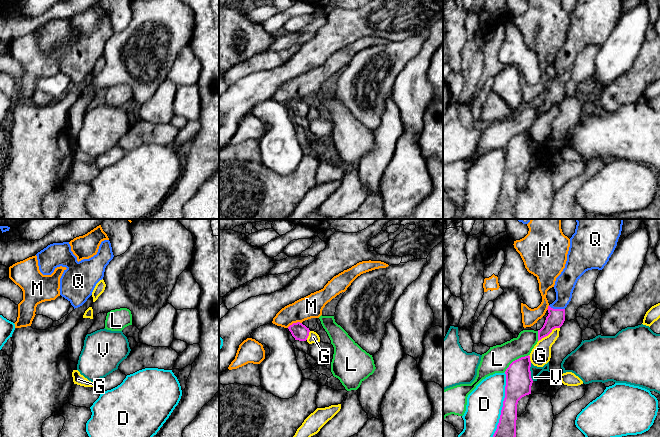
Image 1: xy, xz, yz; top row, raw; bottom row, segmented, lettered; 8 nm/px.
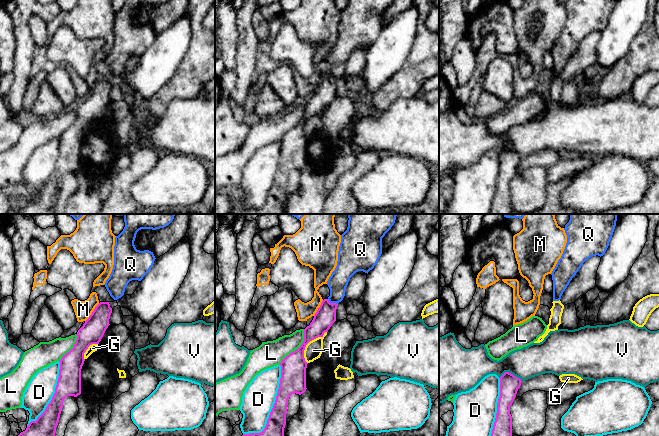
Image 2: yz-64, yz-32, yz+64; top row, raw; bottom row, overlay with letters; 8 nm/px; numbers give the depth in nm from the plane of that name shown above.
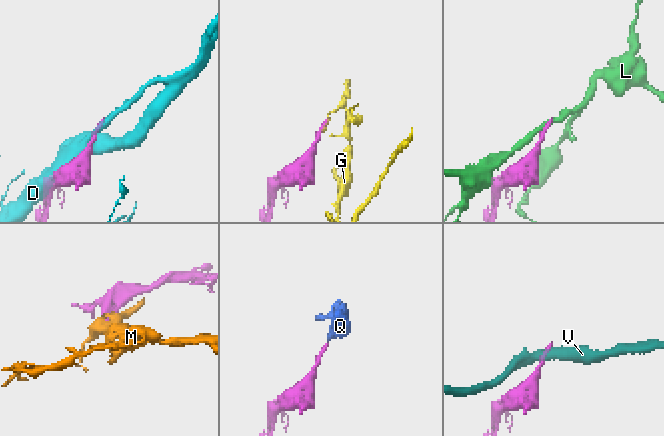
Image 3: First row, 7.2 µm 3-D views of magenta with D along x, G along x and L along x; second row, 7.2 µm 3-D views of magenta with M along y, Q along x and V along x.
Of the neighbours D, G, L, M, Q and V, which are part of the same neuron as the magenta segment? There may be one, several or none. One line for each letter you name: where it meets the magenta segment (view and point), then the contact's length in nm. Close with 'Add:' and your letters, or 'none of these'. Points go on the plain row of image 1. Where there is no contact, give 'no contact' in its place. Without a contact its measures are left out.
Q: contact yz (557, 85); length 130 nm
Add: Q

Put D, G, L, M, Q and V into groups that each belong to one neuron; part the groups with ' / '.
D / G / L / M / Q / V

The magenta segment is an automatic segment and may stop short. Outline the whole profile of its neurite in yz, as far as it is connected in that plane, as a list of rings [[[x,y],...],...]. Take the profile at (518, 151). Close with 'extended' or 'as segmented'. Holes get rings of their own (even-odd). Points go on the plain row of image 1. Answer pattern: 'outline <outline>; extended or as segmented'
outline [[[530,132],[513,137],[506,145],[505,174],[497,205],[488,219],[515,219],[518,177],[531,170]]]; as segmented

